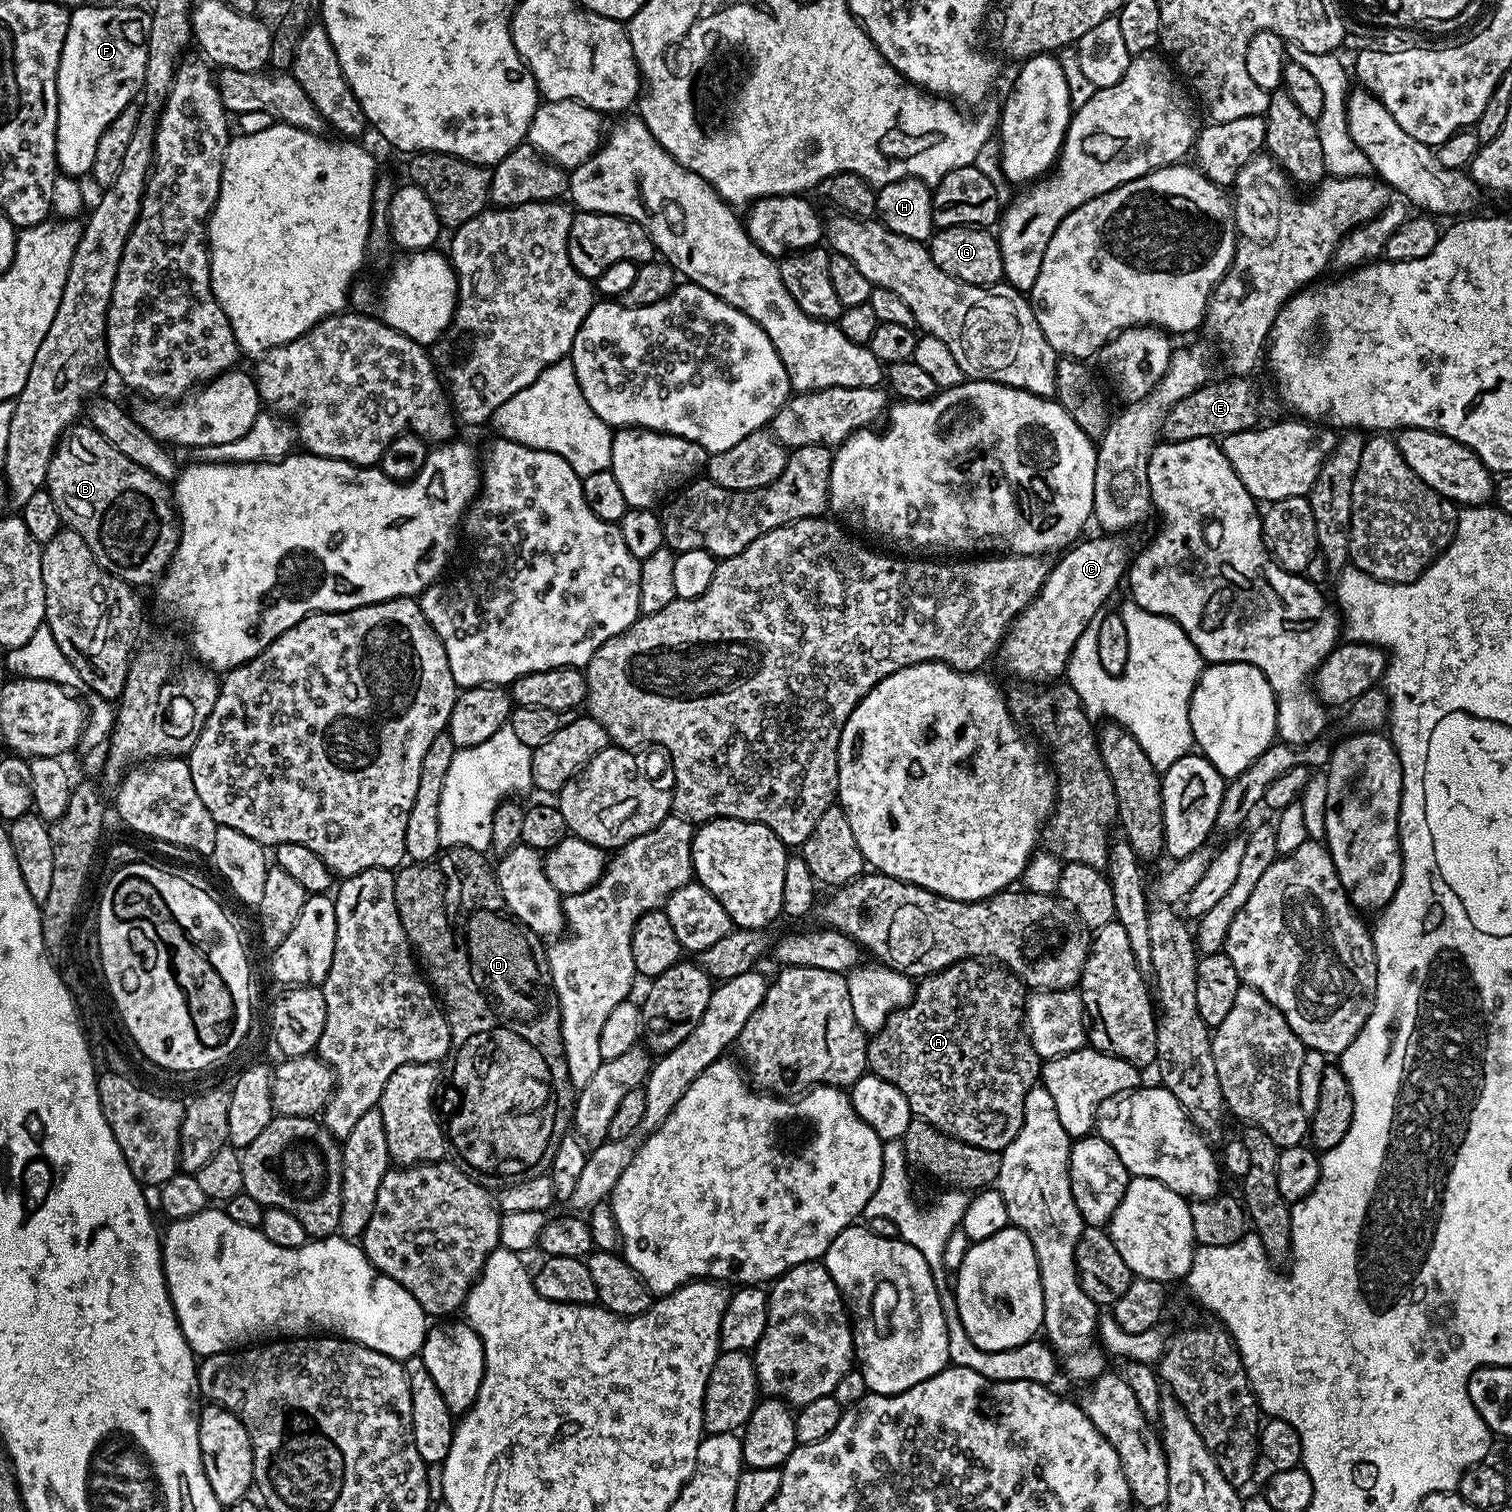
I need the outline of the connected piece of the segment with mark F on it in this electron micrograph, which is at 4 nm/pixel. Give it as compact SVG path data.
M119 3L112 4L88 4L85 8L72 8L68 18L68 29L66 30L66 42L62 46L62 54L58 62L58 74L56 75L56 93L58 94L58 122L56 123L56 162L59 171L65 176L73 178L84 178L91 173L94 166L94 154L98 150L98 140L102 138L102 134L106 130L106 126L110 126L110 122L114 122L114 118L118 118L118 114L122 114L122 110L126 105L133 103L132 96L141 91L144 71L146 70L146 62L148 61L148 35L152 29L152 17L147 11L143 12L143 7L121 8Z

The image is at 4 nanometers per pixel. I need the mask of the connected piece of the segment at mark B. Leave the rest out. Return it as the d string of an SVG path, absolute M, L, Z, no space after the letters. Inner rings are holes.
M77 422L61 434L56 452L50 458L46 491L50 498L54 498L61 521L86 538L86 546L90 546L94 558L110 574L133 586L152 586L168 569L180 540L174 496L169 485L150 474L150 470L138 466L138 462L130 462L126 454L110 446L110 442L106 442L106 438L102 438L102 434L98 434L91 424Z

